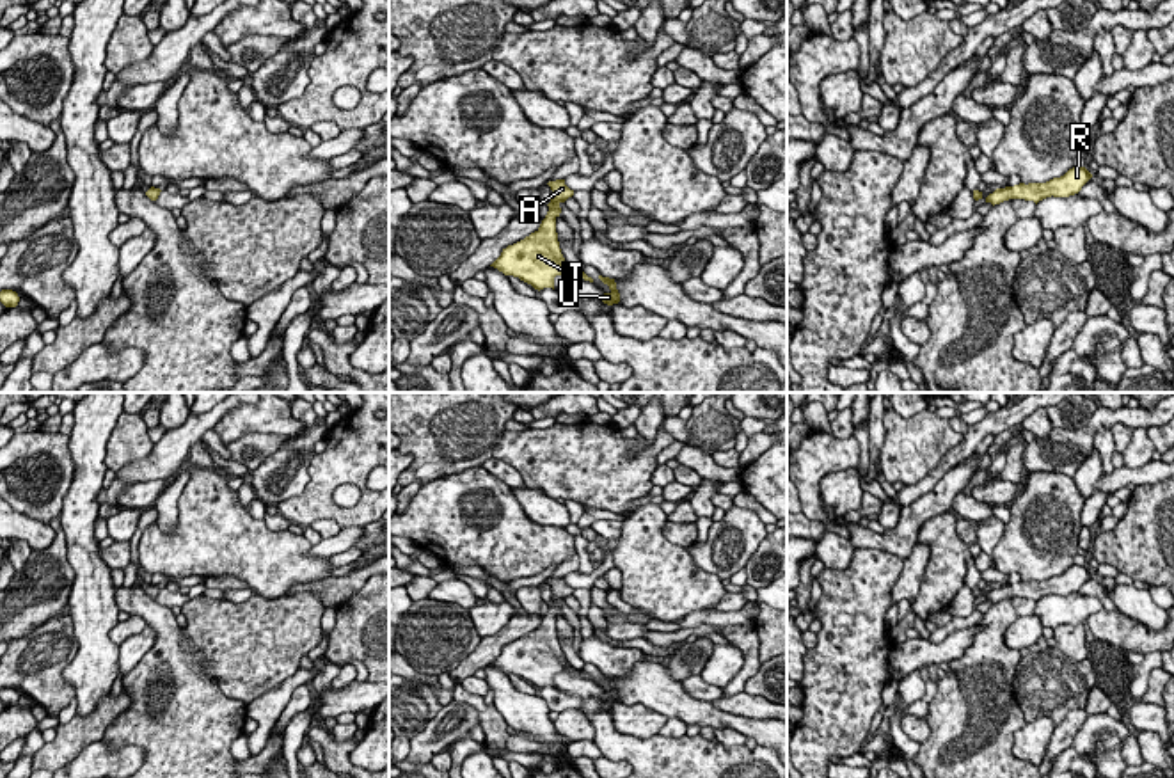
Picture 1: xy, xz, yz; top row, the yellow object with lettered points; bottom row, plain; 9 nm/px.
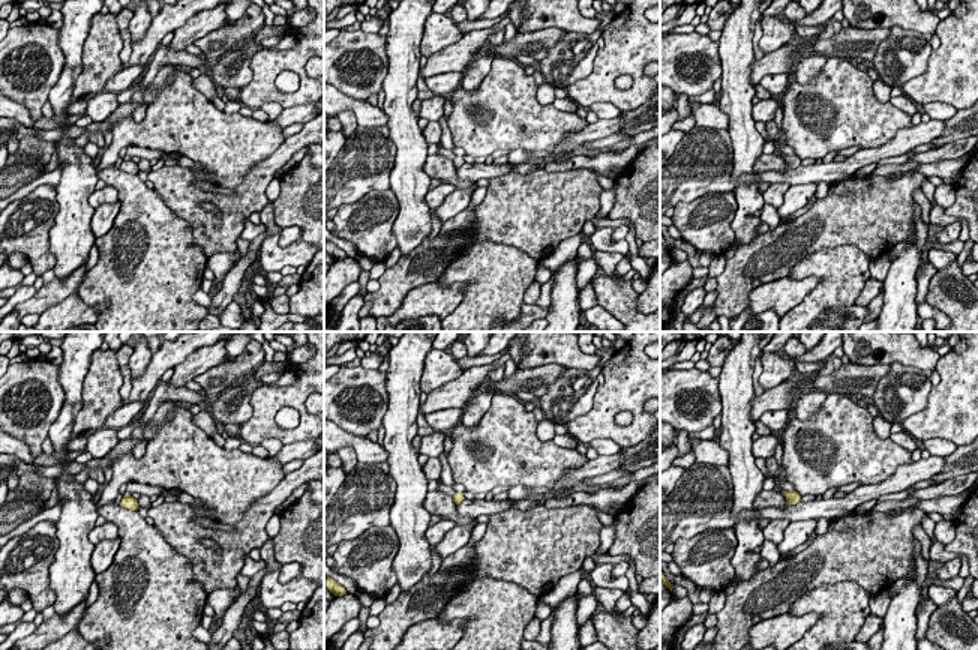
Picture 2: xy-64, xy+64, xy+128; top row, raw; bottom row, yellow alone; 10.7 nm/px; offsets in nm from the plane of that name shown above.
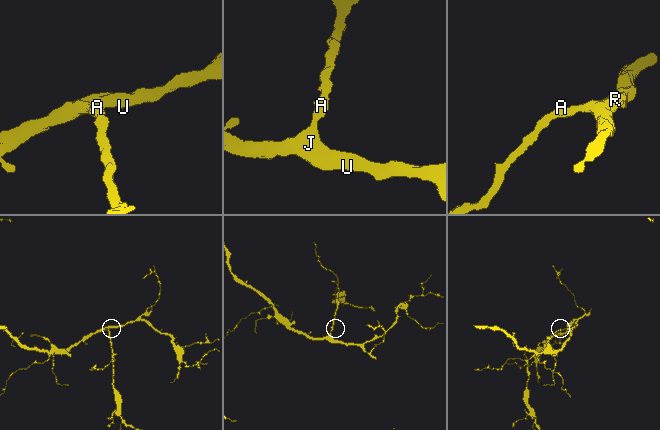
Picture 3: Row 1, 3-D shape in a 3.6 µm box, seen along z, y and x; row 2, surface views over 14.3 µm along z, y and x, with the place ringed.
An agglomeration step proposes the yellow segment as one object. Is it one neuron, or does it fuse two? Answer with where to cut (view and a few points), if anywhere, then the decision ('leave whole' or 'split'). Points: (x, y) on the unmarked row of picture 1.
cut none; leave whole

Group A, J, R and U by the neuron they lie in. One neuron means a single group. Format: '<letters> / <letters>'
A J R U

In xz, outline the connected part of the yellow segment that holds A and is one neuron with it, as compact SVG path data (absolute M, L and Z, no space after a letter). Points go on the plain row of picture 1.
M565 577L547 581L552 588L549 609L540 625L524 638L503 647L501 654L490 663L504 673L519 675L535 687L552 686L554 675L568 670L572 675L581 675L593 680L584 670L572 668L559 647L556 616L561 611L559 602L574 593L565 583Z

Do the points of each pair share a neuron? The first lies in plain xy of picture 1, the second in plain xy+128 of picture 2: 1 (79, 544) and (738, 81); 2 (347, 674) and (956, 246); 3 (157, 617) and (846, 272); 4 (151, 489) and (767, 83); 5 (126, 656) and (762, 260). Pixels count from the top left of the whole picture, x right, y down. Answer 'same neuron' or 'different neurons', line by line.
1: same neuron
2: different neurons
3: same neuron
4: same neuron
5: different neurons

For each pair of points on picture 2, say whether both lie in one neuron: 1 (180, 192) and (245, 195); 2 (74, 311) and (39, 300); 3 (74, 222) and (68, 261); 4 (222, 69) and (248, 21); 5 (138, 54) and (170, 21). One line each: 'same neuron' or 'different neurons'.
1: same neuron
2: different neurons
3: same neuron
4: different neurons
5: same neuron

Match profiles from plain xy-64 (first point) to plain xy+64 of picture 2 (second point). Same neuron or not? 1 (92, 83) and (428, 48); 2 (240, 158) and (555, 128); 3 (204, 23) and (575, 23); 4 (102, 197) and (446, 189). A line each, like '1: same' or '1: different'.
1: same
2: same
3: same
4: same

